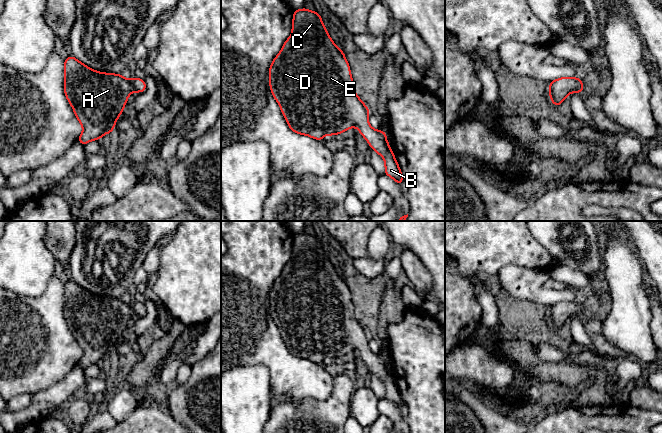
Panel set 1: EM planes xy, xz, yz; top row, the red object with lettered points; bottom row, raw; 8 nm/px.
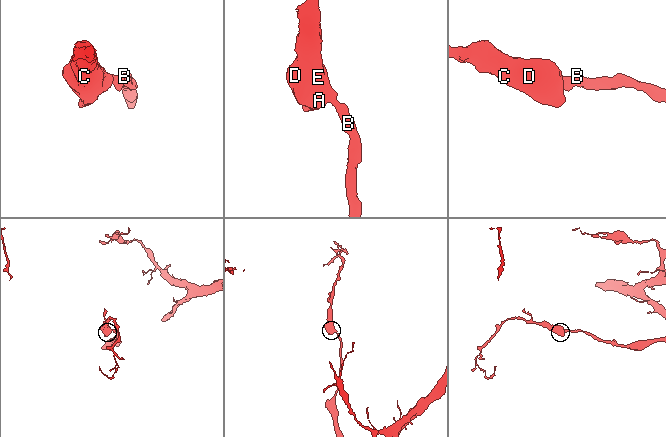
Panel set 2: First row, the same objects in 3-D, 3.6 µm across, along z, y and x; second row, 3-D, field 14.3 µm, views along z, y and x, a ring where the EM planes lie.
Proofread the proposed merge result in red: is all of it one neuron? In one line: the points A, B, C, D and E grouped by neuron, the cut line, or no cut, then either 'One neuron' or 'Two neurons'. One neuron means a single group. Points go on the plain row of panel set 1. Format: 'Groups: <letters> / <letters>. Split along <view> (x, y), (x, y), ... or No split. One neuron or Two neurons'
Groups: A B C D E. No split. One neuron

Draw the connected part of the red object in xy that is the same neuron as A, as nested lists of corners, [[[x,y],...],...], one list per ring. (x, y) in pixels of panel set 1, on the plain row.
[[[71,278],[64,285],[64,296],[65,320],[78,345],[83,350],[83,356],[78,362],[81,369],[85,369],[92,364],[100,364],[104,358],[113,357],[116,345],[122,338],[129,319],[133,315],[138,317],[146,315],[144,303],[133,301],[131,304],[127,304],[121,298],[92,294]]]

